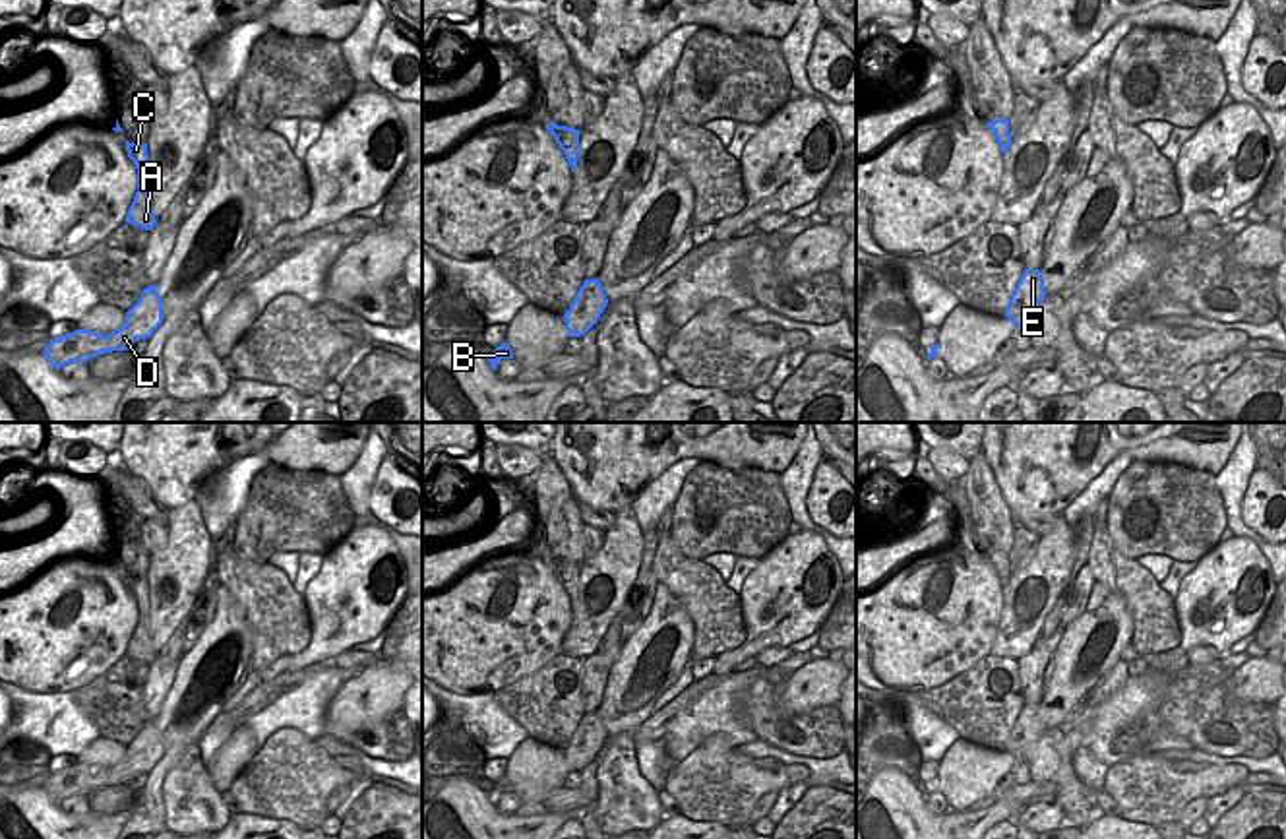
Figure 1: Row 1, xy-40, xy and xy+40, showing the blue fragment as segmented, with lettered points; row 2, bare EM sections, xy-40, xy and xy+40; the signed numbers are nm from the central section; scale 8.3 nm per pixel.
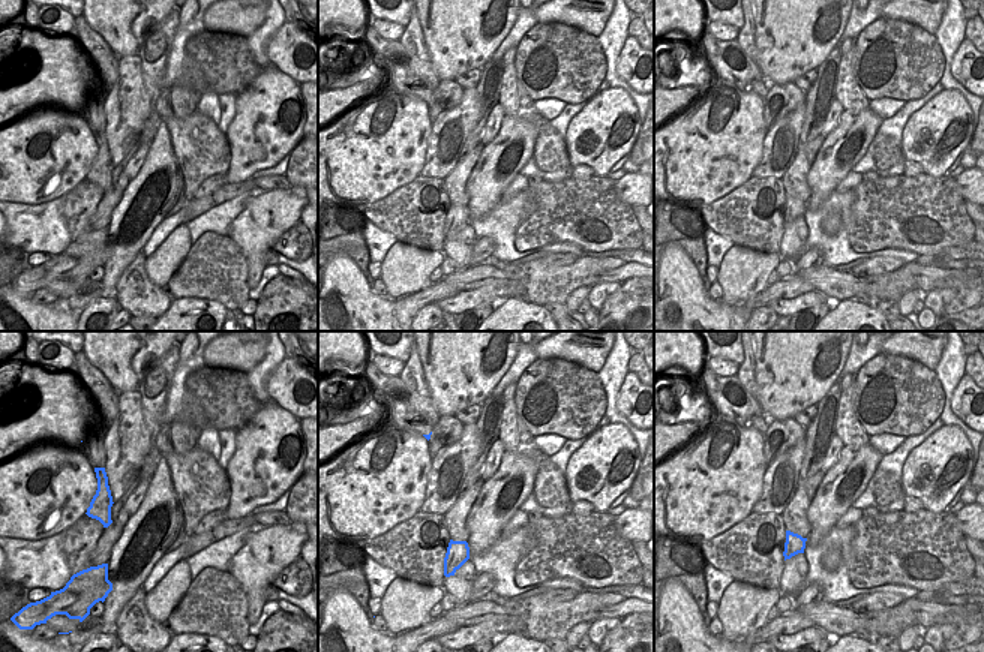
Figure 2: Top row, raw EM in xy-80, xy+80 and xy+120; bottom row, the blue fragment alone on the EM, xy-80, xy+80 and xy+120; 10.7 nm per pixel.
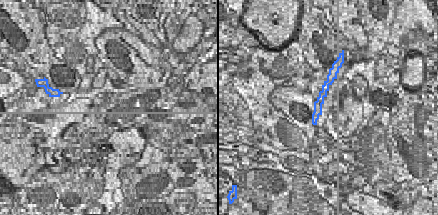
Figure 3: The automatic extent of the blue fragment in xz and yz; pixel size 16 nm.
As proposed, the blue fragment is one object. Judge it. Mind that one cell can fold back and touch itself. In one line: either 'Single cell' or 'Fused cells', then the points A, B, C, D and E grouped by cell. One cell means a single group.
Fused cells. Groups: A B C D / E

